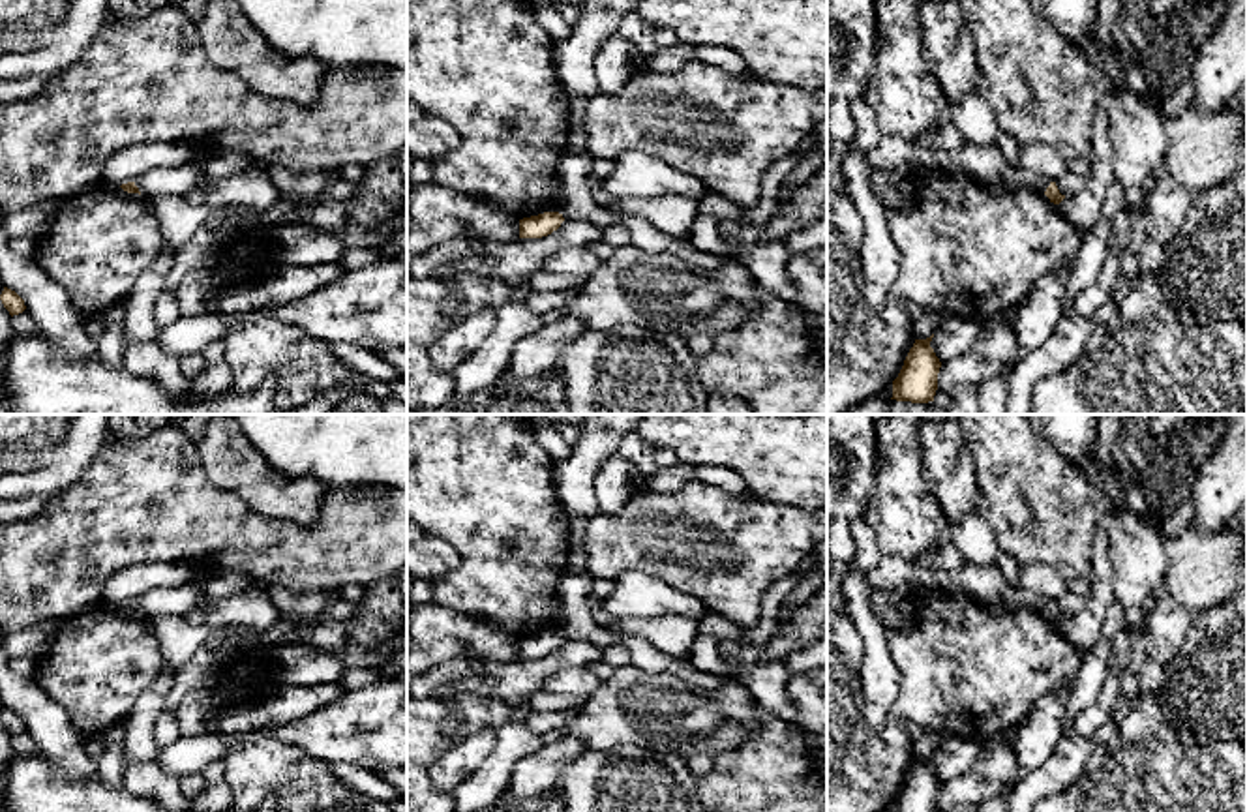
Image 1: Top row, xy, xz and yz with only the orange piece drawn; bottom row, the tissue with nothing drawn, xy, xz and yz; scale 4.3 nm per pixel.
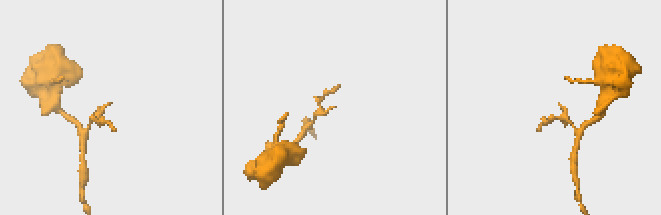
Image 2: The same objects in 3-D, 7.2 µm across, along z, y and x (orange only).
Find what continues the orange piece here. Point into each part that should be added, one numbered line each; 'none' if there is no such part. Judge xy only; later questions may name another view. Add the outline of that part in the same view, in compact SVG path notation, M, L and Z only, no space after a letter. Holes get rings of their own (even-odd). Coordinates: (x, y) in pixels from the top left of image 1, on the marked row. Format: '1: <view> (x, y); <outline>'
none

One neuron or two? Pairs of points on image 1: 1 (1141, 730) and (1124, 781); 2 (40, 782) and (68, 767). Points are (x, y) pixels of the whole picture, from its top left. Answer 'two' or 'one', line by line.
1: one
2: two

